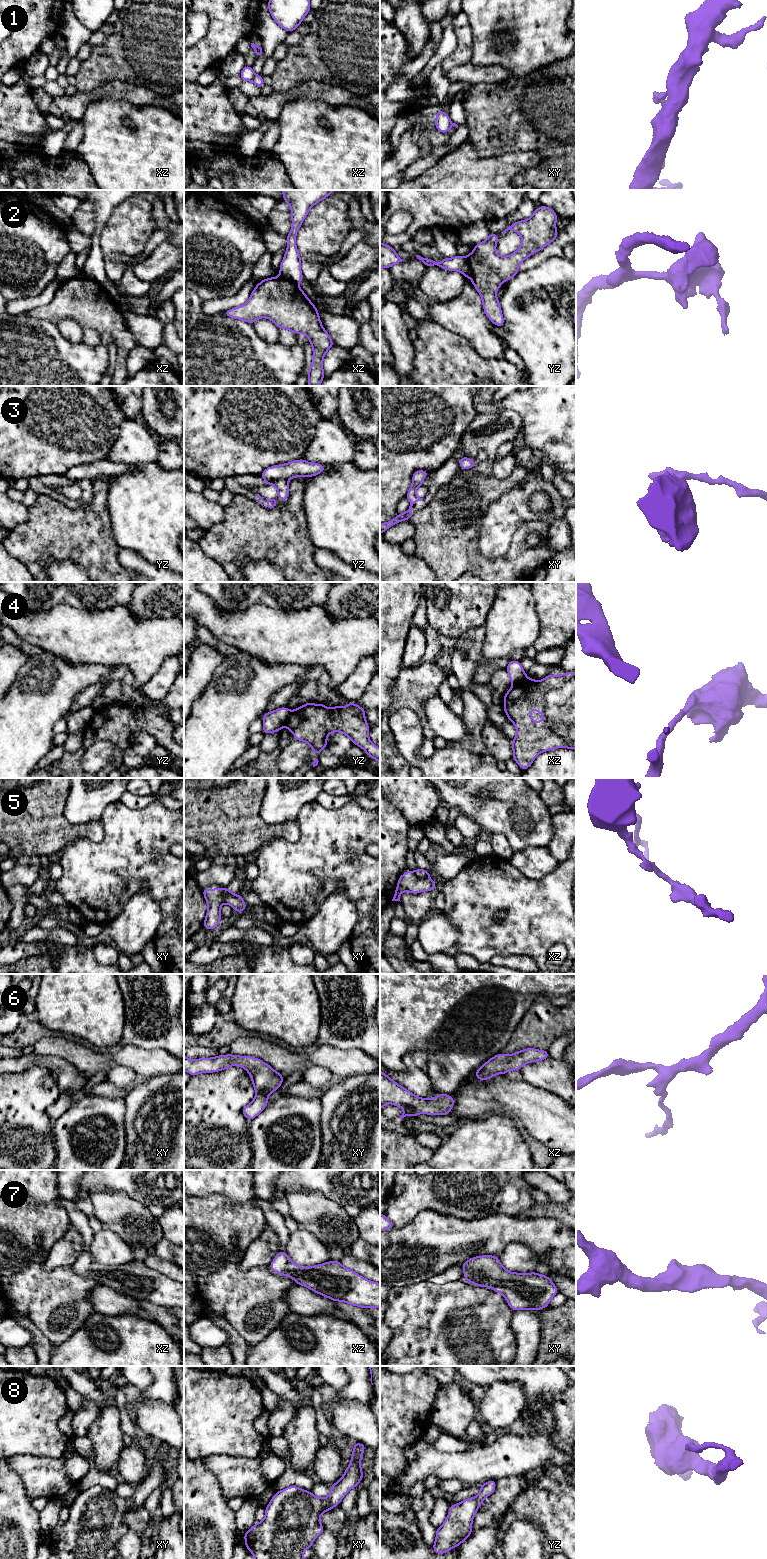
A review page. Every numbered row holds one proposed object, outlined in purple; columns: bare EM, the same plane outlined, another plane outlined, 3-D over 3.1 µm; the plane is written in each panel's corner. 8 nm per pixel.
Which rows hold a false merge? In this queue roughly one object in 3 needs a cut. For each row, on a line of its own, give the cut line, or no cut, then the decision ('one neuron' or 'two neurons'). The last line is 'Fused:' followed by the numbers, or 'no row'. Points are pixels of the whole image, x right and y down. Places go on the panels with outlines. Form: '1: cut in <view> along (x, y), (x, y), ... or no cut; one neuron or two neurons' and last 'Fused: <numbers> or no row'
1: cut in xz along (256, 75), (251, 80); two neurons
2: cut in yz along (465, 257), (469, 265), (470, 277); two neurons
3: cut in yz along (287, 480), (265, 481); two neurons
4: cut in yz along (291, 711), (281, 726); two neurons
5: cut in xz along (413, 872), (418, 876), (428, 878); two neurons
6: no cut; one neuron
7: no cut; one neuron
8: no cut; one neuron
Fused: 1, 2, 3, 4, 5

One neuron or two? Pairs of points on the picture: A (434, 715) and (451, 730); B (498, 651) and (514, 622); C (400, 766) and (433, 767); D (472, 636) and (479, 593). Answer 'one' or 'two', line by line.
A: one
B: one
C: two
D: two

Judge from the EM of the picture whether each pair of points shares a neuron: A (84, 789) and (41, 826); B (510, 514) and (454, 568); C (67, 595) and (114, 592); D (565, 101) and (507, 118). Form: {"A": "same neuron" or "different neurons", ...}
{"A": "different neurons", "B": "different neurons", "C": "same neuron", "D": "same neuron"}

